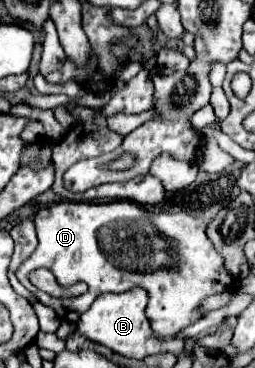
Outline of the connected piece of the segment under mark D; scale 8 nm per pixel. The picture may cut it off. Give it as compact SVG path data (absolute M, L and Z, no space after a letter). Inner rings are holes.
M114 200L114 202L100 202L100 204L56 202L48 208L38 210L38 214L34 216L34 224L36 224L36 234L38 234L40 244L34 250L34 254L20 266L16 276L32 294L38 296L40 302L50 306L58 314L58 318L66 320L66 322L76 322L78 316L86 308L90 308L90 304L96 300L96 296L100 296L104 292L126 292L134 286L142 286L148 292L146 318L150 320L152 330L156 336L168 338L202 318L202 314L198 312L198 306L208 296L230 290L236 284L236 278L224 268L224 258L216 252L216 248L208 240L208 236L204 232L206 224L200 218L194 218L186 212L156 214L156 212L148 210L146 206L130 202L130 200ZM36 268L48 268L56 276L57 282L65 288L76 282L86 282L88 292L82 296L76 296L76 298L70 298L70 300L56 300L30 284L28 274Z

